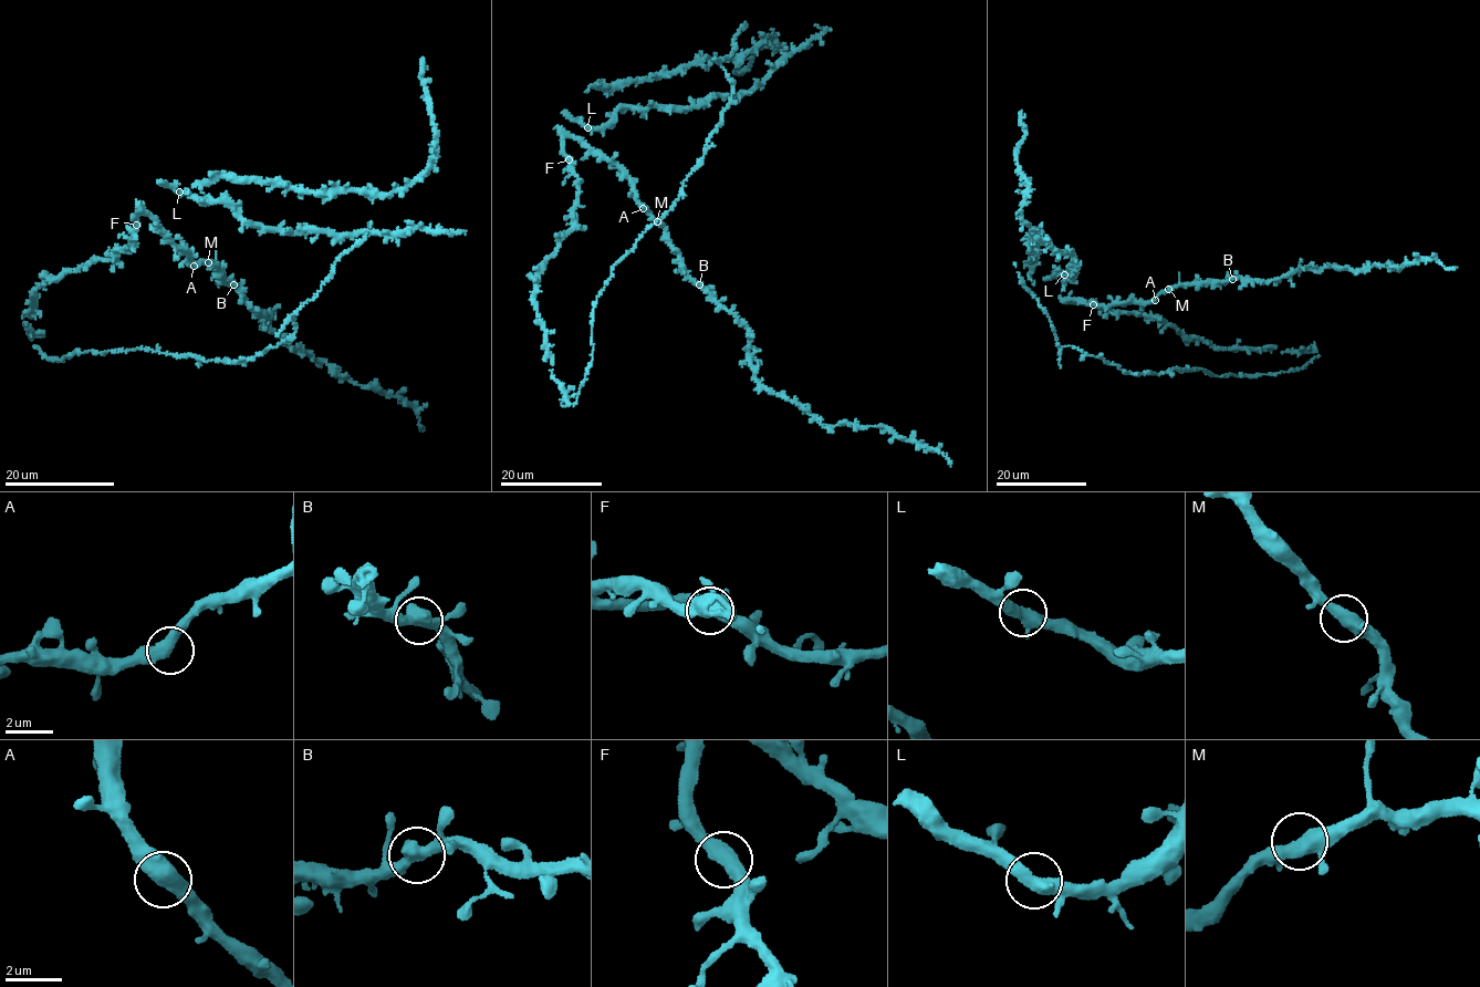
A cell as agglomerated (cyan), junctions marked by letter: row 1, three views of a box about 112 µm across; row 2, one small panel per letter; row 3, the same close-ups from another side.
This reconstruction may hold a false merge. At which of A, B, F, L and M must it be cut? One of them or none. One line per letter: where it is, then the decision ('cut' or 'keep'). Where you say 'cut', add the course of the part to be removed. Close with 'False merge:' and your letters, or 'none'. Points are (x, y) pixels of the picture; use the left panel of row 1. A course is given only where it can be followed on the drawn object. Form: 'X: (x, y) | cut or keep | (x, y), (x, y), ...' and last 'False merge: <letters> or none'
A: (194, 266) | keep
B: (233, 284) | keep
F: (136, 225) | keep
L: (179, 191) | keep
M: (208, 262) | keep
False merge: none

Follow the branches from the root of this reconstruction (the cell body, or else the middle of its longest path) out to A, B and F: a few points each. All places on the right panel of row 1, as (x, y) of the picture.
A: (1272, 346), (1217, 347), (1184, 338), (1154, 317), (1071, 301), (1077, 298), (1107, 305), (1155, 300)
B: (1272, 346), (1217, 347), (1184, 338), (1154, 317), (1071, 301), (1142, 302), (1180, 284), (1231, 279)
F: (1272, 346), (1217, 347), (1184, 338), (1169, 324), (1154, 317), (1111, 312), (1093, 304)

